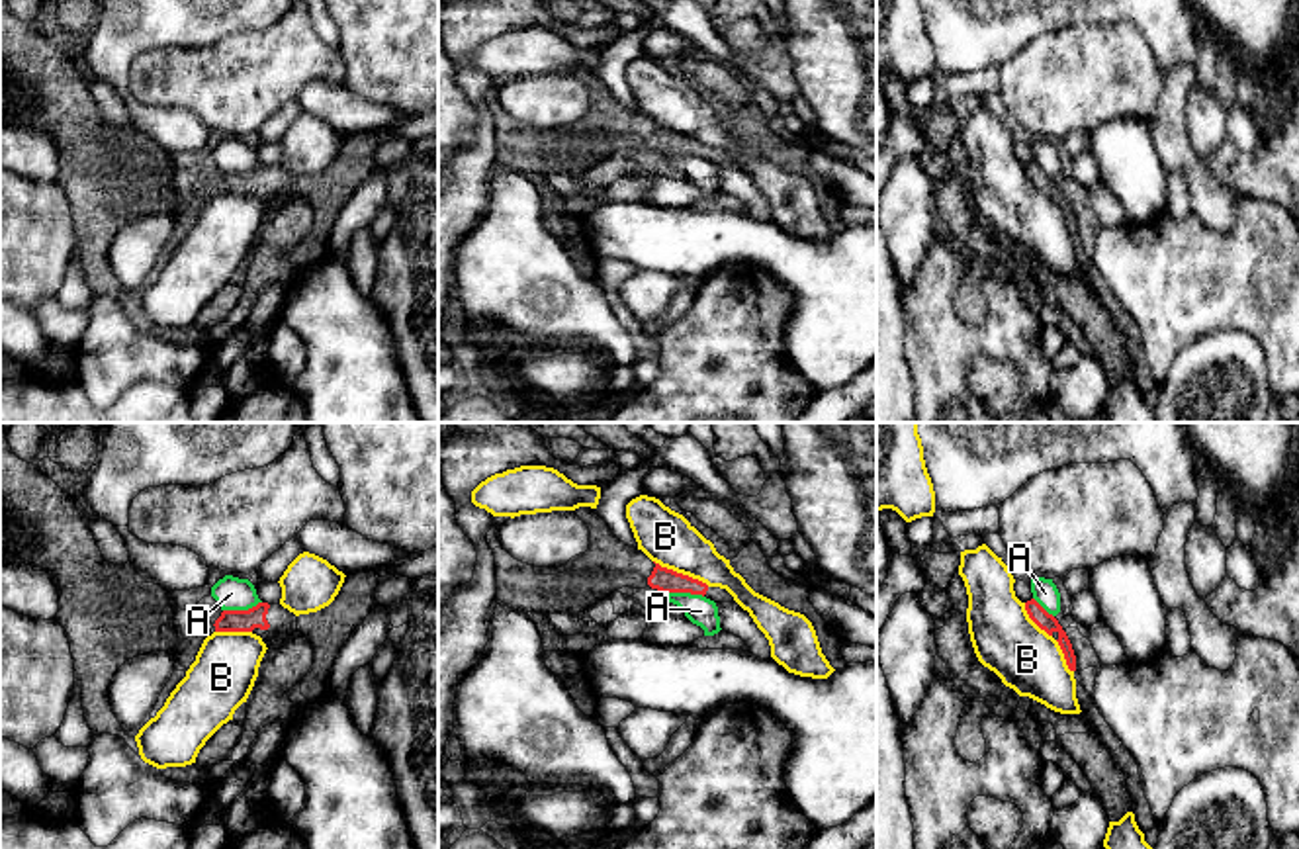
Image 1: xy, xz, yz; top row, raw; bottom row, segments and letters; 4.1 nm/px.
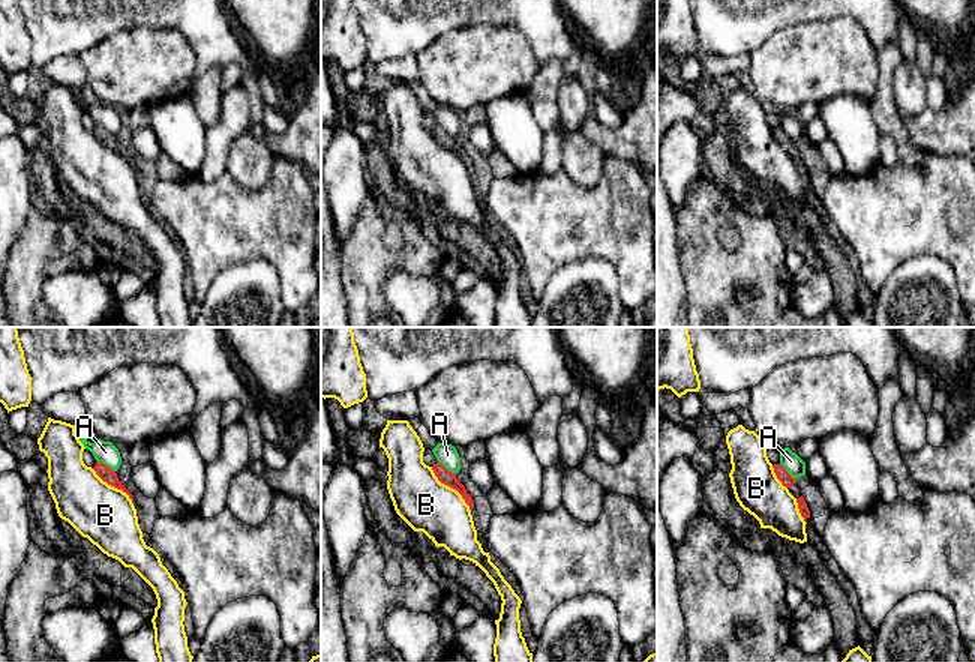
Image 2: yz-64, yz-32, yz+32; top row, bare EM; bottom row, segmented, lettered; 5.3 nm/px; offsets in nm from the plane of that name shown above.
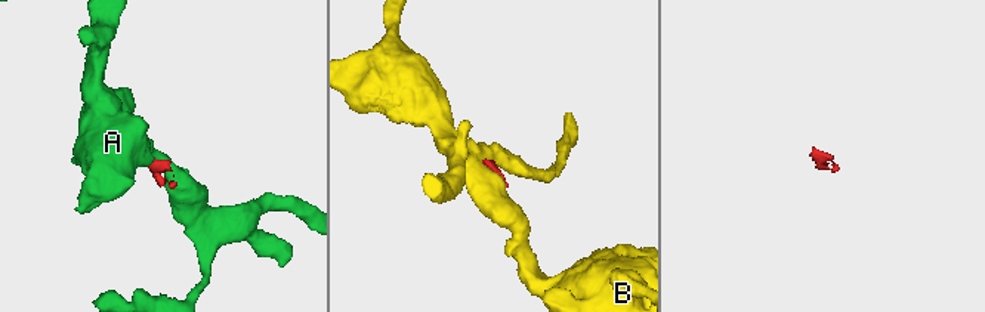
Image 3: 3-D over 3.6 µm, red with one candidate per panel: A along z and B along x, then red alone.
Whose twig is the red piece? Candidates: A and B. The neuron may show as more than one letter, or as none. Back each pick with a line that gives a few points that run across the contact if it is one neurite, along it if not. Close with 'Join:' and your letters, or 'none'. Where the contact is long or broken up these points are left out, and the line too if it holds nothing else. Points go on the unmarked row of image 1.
Join: none

